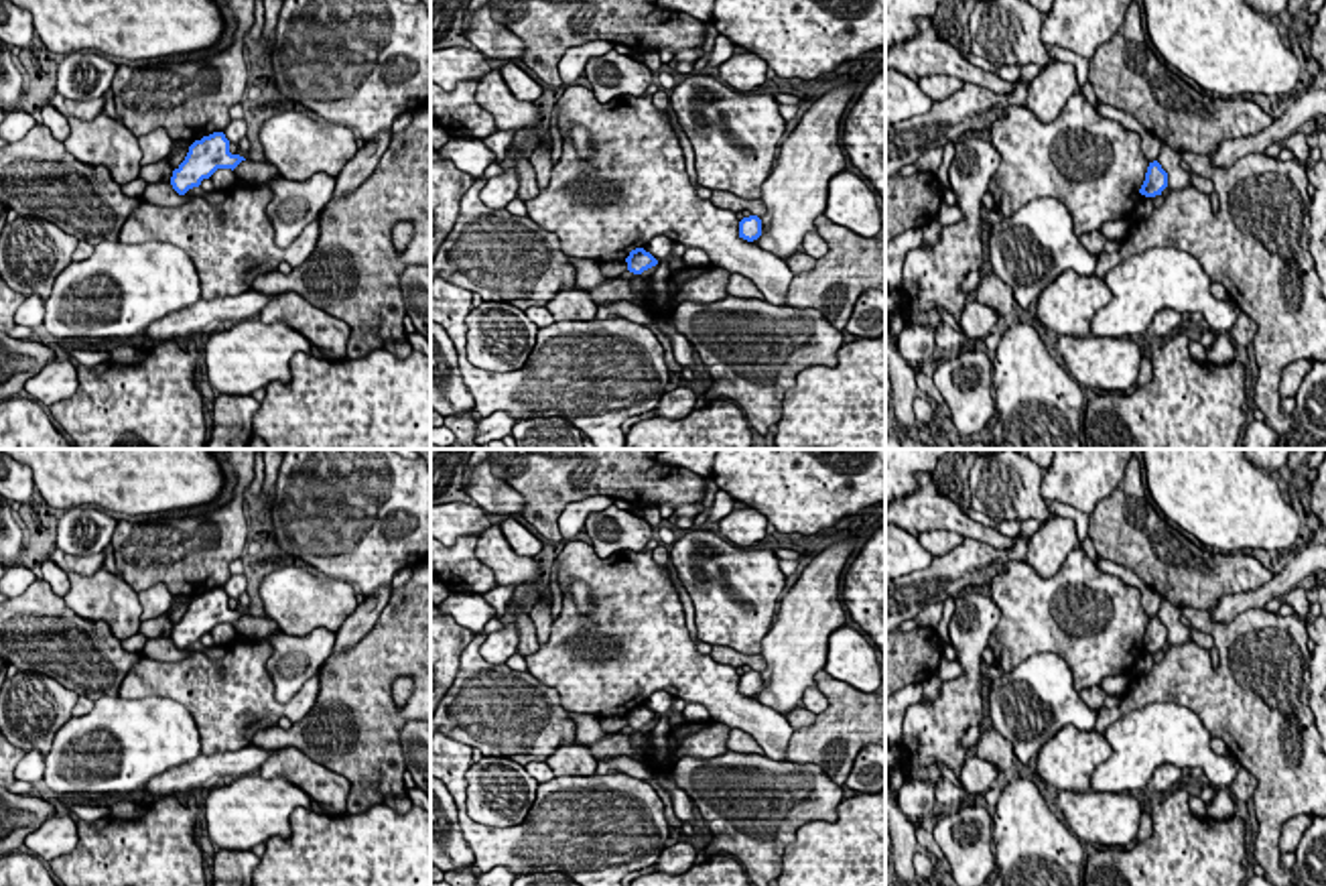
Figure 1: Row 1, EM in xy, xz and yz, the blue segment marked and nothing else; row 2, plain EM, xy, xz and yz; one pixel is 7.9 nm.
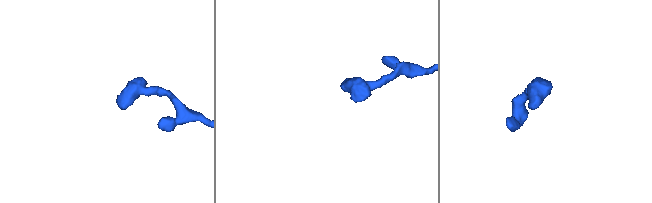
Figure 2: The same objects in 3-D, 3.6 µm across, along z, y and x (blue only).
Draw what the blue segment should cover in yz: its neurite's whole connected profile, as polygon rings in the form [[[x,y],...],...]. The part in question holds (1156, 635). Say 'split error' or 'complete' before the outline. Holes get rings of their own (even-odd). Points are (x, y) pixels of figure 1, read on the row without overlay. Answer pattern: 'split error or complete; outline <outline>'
complete; outline [[[1157,616],[1149,618],[1145,636],[1139,644],[1145,652],[1162,650],[1162,646],[1168,642],[1168,628],[1162,624]]]

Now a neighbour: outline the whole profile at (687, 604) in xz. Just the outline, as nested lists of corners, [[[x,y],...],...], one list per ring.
[[[674,577],[674,585],[676,585],[676,591],[678,591],[682,610],[684,610],[688,634],[690,634],[690,638],[694,640],[697,650],[699,650],[701,654],[711,654],[711,648],[713,648],[713,646],[707,644],[707,642],[701,642],[701,640],[697,638],[694,606],[692,606],[692,599],[690,599],[688,591],[686,591],[684,585],[678,581],[678,577]]]

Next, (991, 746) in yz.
[[[993,725],[981,734],[975,754],[997,766],[1003,774],[1013,770],[1013,746]]]

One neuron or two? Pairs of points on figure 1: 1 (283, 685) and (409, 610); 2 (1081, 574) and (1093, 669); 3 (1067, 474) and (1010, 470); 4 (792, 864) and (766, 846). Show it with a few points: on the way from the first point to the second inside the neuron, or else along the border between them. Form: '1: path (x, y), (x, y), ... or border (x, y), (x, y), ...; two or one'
1: border (332, 653), (315, 673); two
2: path (1109, 588), (1117, 594), (1115, 641); one
3: border (1046, 470), (1042, 498); two
4: border (811, 819), (797, 830), (780, 864); two

